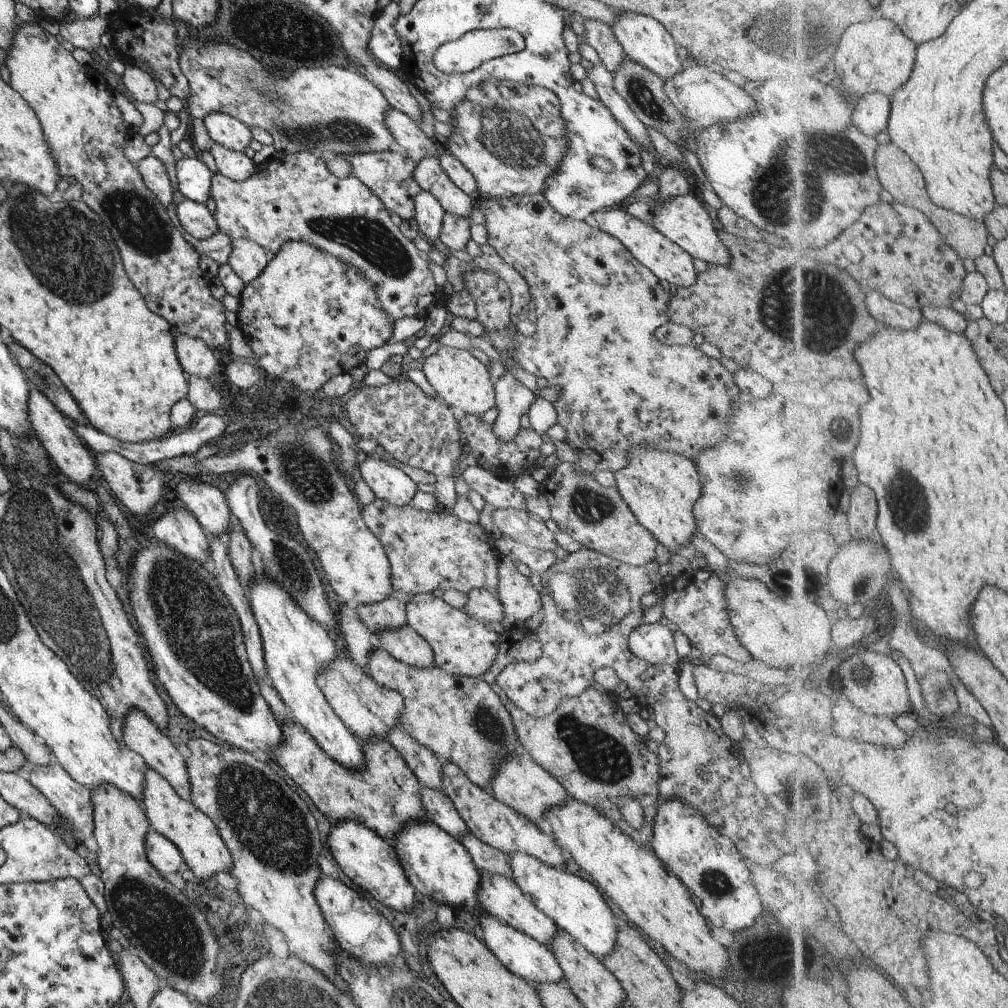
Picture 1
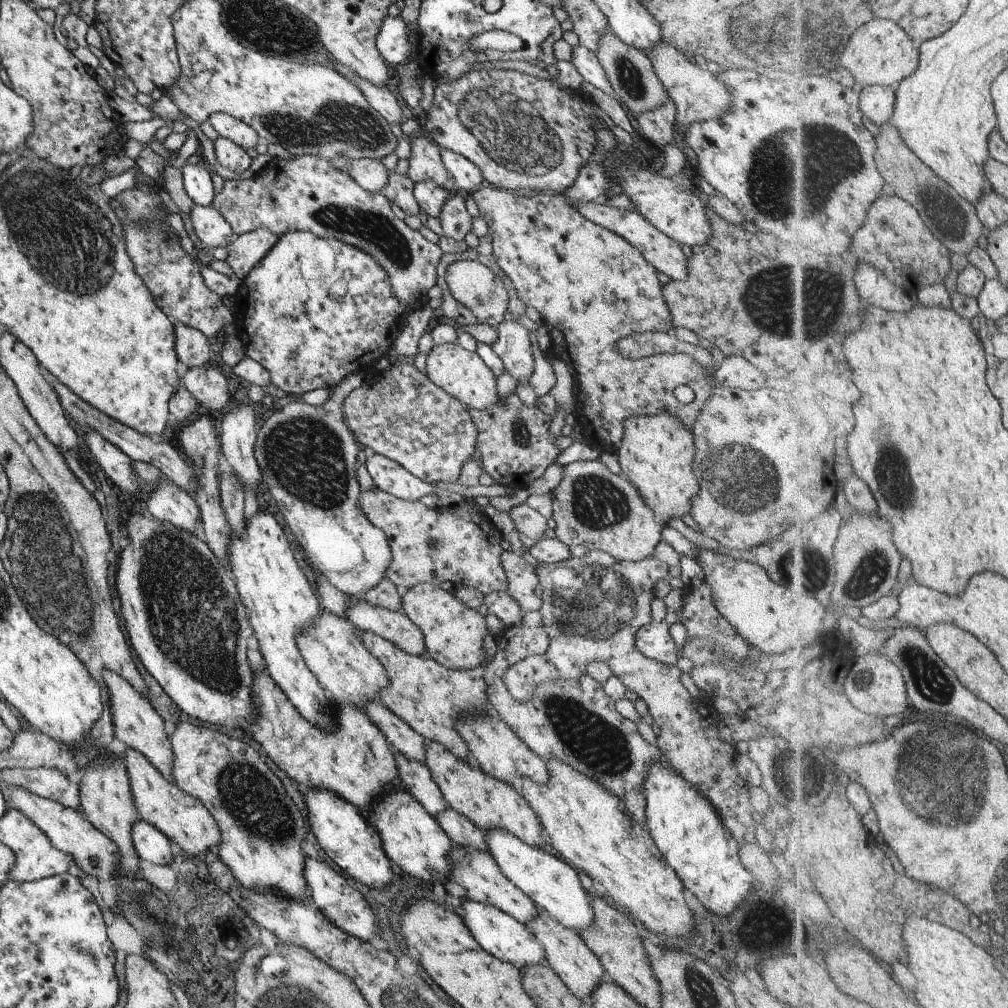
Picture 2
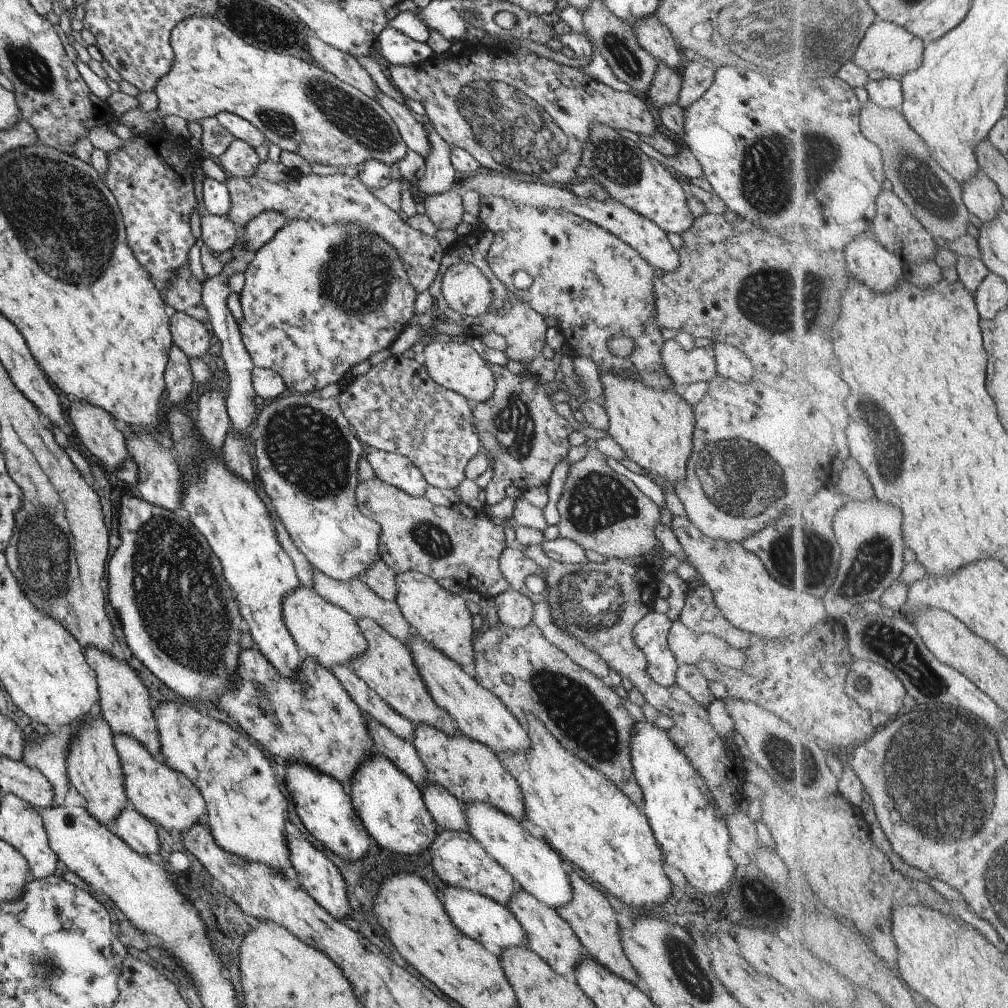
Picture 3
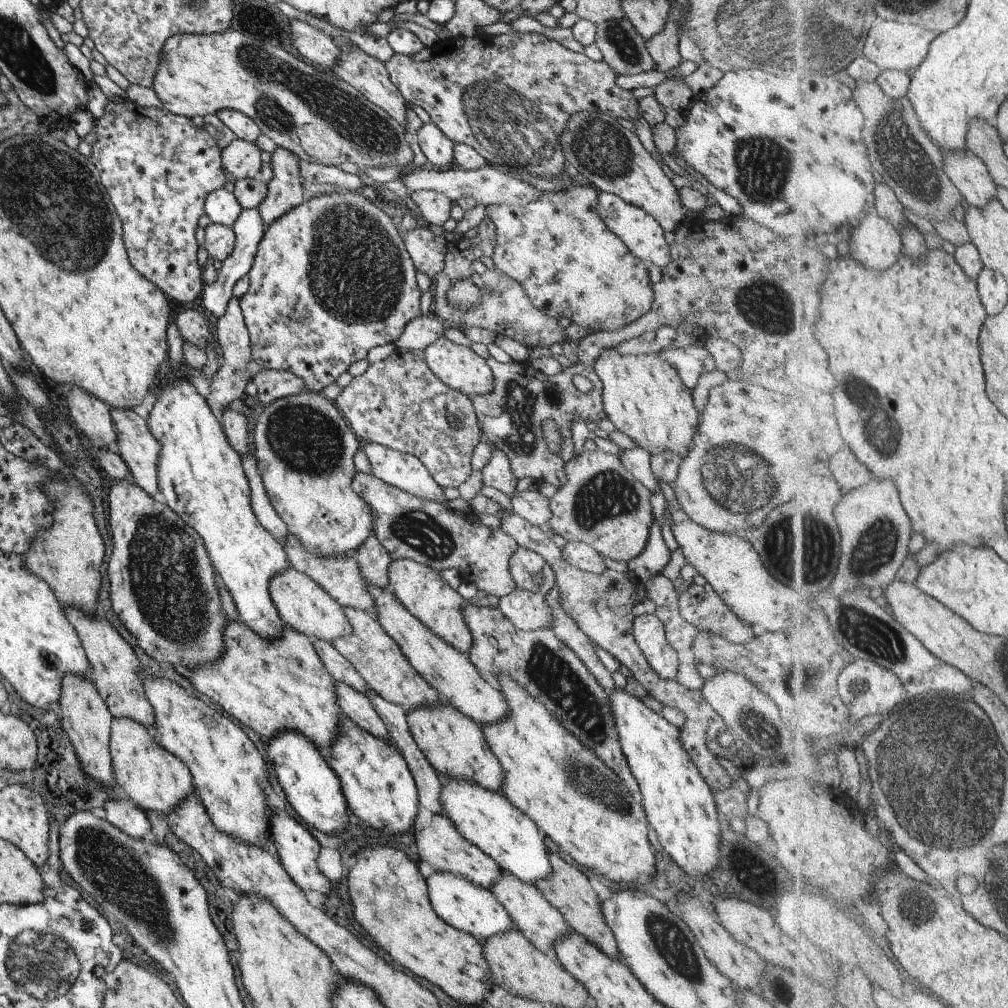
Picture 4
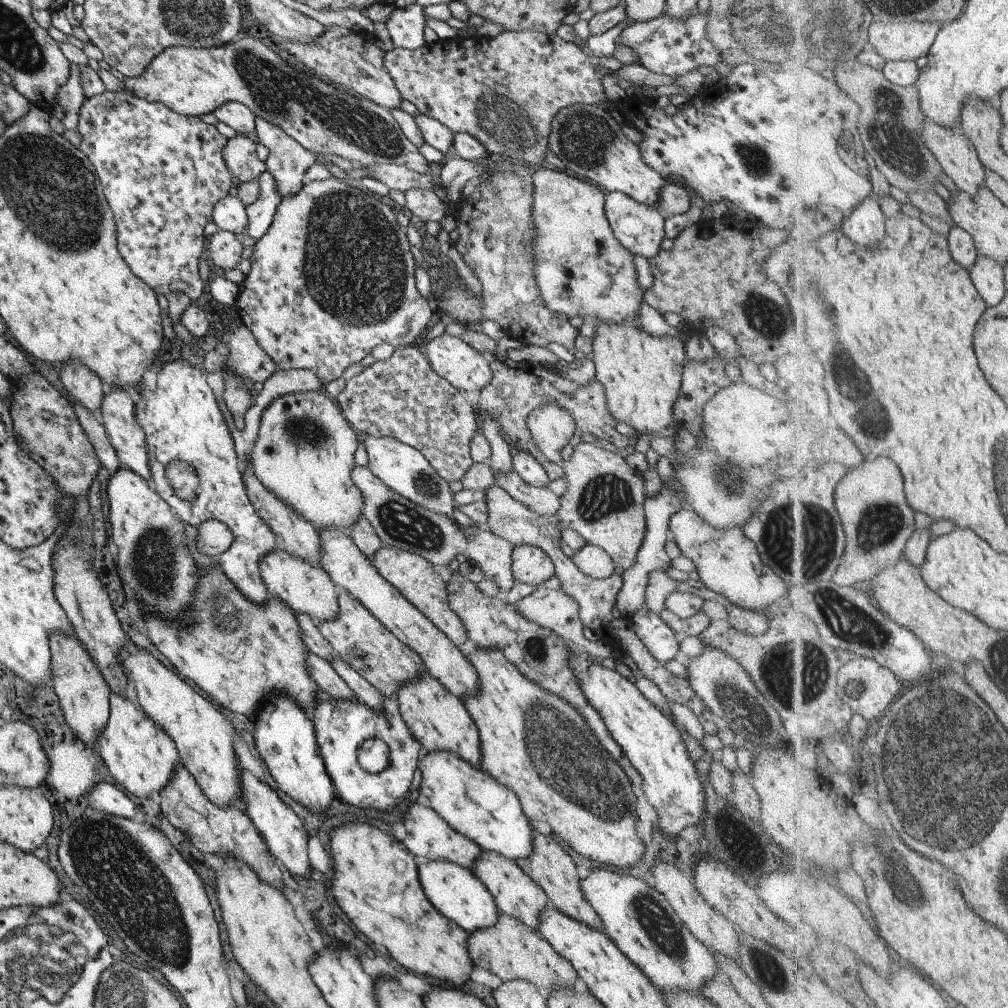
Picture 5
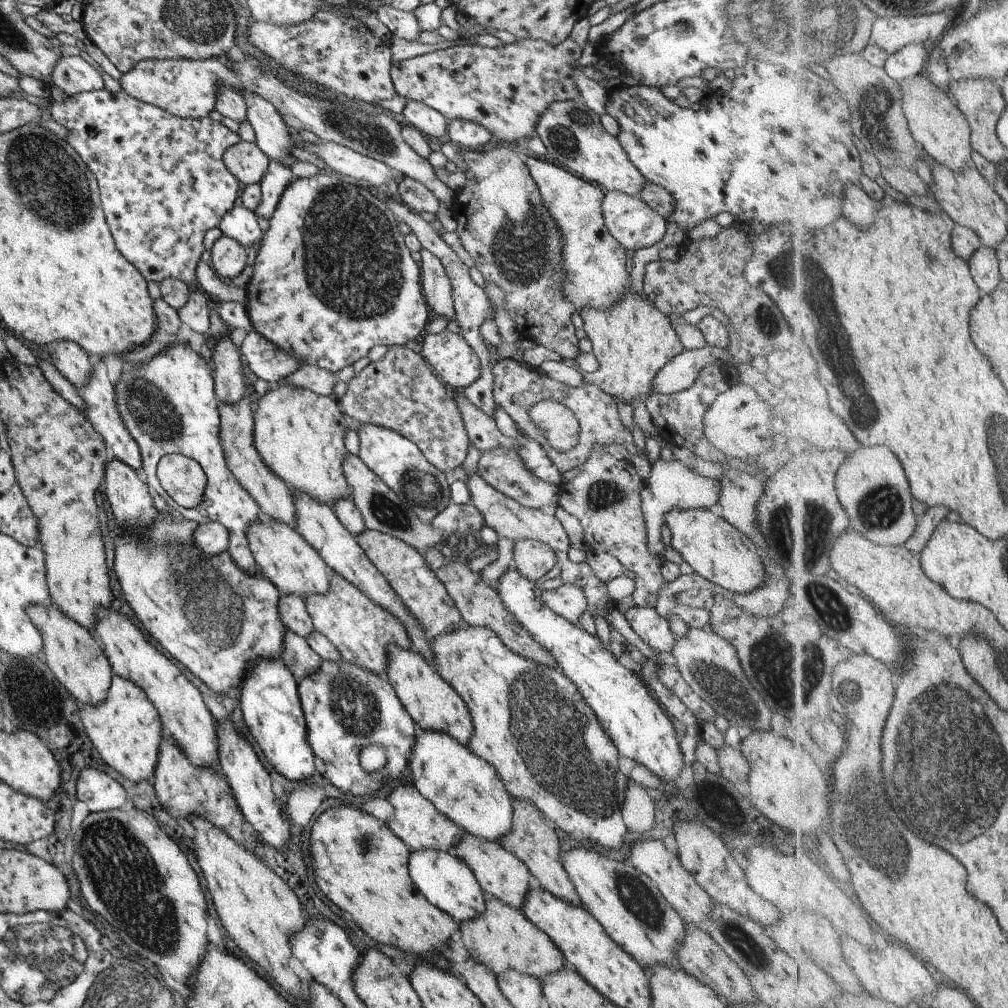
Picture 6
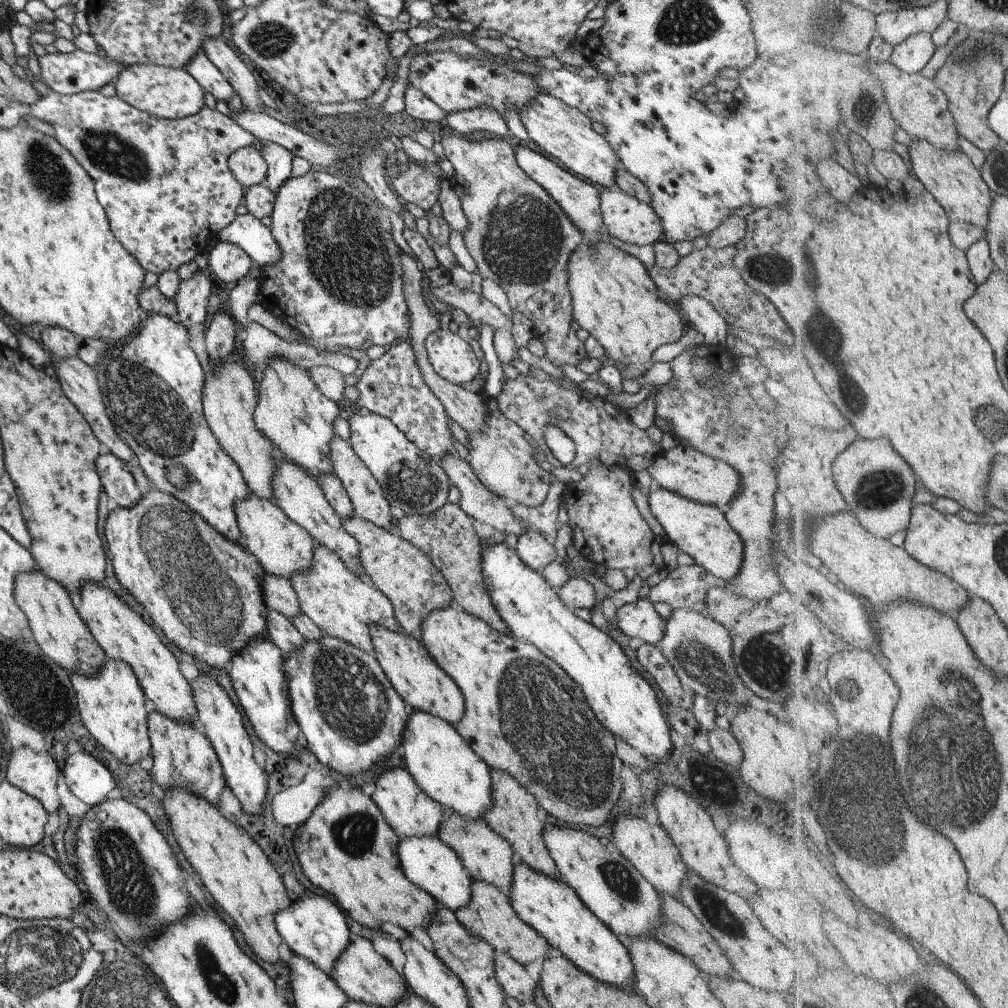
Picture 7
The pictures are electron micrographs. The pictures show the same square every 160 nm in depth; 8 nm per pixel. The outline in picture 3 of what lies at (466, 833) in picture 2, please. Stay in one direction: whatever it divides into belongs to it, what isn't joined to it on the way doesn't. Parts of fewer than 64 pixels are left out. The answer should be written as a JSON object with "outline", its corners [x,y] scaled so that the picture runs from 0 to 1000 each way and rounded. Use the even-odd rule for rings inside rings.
{"outline":[[[428,772],[419,778],[420,798],[431,813],[435,823],[461,824],[462,815],[455,796],[441,781],[436,780]]]}

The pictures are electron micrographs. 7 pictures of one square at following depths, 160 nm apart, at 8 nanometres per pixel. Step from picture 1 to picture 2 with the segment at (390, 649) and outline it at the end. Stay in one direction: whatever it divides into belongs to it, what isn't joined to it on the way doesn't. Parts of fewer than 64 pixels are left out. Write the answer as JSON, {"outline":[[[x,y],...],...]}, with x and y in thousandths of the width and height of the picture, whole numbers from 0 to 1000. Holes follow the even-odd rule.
{"outline":[[[345,591],[345,616],[358,626],[370,627],[406,651],[422,644],[419,628],[396,606],[388,607],[362,597],[358,591]]]}

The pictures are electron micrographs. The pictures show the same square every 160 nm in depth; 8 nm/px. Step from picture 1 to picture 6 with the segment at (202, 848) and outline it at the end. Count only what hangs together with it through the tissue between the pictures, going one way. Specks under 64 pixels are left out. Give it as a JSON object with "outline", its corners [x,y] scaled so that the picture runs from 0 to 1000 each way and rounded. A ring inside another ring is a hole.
{"outline":[[[111,670],[104,692],[98,698],[83,698],[77,702],[86,732],[112,764],[132,776],[150,773],[162,722],[154,701],[135,679]]]}

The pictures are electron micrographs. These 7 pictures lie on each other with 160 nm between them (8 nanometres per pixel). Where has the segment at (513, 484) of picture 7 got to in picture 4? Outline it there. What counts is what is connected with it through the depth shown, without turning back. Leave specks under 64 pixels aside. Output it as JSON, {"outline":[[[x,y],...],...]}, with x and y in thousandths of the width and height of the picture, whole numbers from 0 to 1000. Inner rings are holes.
{"outline":[[[532,482],[505,492],[507,507],[524,519],[539,524],[548,512],[544,495],[534,489]]]}

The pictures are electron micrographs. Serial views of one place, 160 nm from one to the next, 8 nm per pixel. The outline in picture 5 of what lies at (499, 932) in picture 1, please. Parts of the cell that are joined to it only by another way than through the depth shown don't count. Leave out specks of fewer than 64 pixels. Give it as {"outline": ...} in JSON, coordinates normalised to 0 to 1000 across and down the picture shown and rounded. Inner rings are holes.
{"outline":[[[426,853],[414,860],[415,874],[428,899],[443,913],[448,913],[462,926],[488,920],[494,903],[485,884],[465,863],[442,853]]]}

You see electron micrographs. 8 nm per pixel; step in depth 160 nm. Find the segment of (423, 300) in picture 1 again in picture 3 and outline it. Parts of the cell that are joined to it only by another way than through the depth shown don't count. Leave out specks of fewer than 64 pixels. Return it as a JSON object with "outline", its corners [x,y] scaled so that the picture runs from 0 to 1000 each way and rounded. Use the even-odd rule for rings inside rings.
{"outline":[[[309,172],[296,174],[295,180],[289,177],[281,183],[269,183],[251,173],[246,176],[225,175],[221,183],[228,194],[228,207],[224,215],[235,223],[236,227],[264,208],[278,210],[286,219],[303,217],[316,220],[318,223],[332,224],[354,221],[358,227],[370,229],[394,249],[406,282],[412,287],[413,292],[429,288],[428,282],[439,254],[436,240],[431,234],[418,231],[404,223],[393,210],[372,197],[354,177],[338,173],[317,175]]]}

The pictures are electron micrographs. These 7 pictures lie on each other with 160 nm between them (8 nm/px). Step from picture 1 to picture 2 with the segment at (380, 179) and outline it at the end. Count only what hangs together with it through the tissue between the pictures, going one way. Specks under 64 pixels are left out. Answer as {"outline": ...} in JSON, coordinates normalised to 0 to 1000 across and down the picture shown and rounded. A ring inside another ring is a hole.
{"outline":[[[384,169],[384,183],[378,187],[377,191],[388,202],[392,202],[402,214],[414,213],[416,208],[409,192],[410,185],[411,182],[403,174]]]}

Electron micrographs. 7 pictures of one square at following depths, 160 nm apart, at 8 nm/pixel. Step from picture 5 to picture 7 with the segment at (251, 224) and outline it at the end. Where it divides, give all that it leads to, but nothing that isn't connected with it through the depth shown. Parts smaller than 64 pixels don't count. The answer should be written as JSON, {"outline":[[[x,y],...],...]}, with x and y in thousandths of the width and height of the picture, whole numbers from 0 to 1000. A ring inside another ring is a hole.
{"outline":[[[265,140],[255,143],[264,163],[261,183],[271,191],[288,176],[292,155],[275,142]]]}

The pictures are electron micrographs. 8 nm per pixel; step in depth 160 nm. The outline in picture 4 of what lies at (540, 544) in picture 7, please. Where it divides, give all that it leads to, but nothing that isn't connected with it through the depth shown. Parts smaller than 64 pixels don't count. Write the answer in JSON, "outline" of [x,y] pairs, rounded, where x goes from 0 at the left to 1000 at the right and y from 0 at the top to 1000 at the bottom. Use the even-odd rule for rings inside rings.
{"outline":[[[513,543],[504,556],[507,573],[515,584],[533,583],[529,571],[535,570],[539,562],[541,562],[541,556],[537,552],[519,543]]]}

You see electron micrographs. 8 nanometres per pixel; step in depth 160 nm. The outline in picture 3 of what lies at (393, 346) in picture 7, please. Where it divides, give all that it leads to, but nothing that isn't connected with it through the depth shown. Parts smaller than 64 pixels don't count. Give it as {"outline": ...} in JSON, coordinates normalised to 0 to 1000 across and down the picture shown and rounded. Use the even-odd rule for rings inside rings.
{"outline":[[[408,346],[368,362],[362,371],[354,372],[348,381],[338,385],[333,396],[356,438],[380,448],[402,452],[426,482],[452,485],[461,473],[460,464],[465,455],[477,448],[473,425],[469,424],[470,415],[463,404],[462,395],[431,380]]]}

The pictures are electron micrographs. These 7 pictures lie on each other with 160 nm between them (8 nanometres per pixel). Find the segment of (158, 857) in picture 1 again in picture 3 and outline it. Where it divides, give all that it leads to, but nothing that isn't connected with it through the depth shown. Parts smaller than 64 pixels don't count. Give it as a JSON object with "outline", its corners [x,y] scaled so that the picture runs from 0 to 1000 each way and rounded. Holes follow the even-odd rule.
{"outline":[[[122,802],[109,817],[105,817],[105,820],[128,841],[146,849],[156,846],[158,843],[158,834],[153,818],[134,803]]]}

